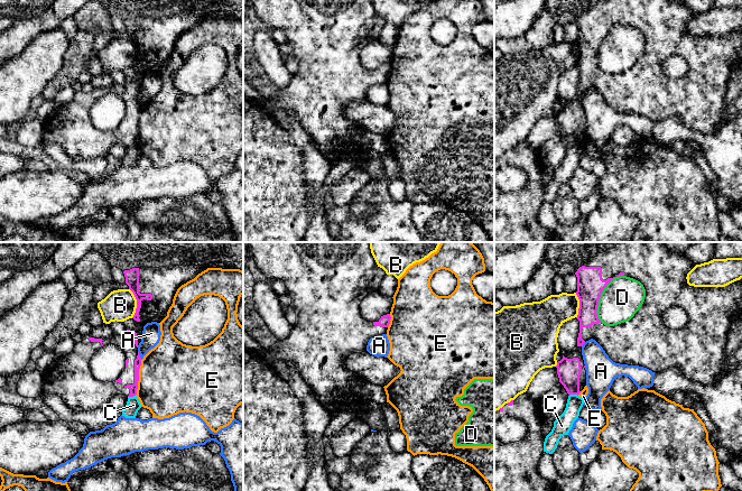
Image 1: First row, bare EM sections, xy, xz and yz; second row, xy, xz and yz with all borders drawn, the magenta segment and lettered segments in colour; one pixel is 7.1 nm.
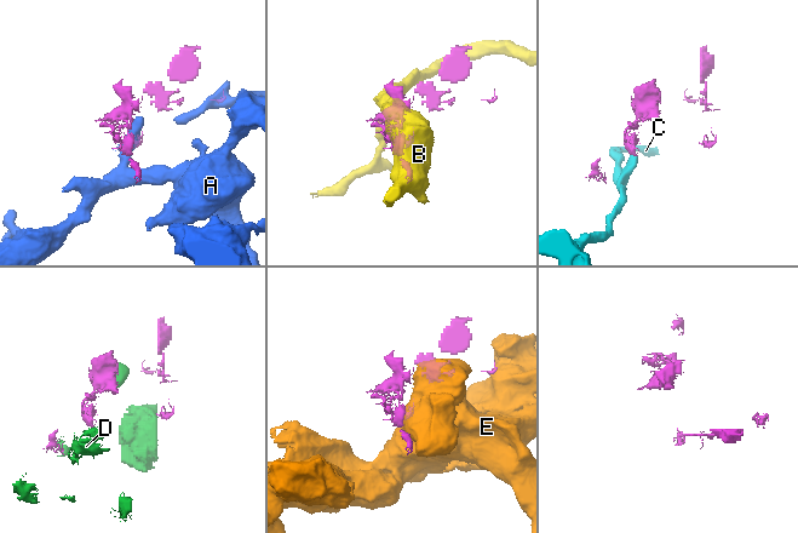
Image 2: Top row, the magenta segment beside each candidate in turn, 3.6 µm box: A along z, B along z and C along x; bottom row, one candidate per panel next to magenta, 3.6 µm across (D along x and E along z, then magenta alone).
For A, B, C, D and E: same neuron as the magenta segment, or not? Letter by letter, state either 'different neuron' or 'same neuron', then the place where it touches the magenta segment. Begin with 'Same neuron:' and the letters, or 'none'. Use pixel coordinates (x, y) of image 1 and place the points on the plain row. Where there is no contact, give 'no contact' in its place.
Same neuron: none
A: different neuron; contact xy (139, 104)
B: different neuron; contact xy (137, 52)
C: different neuron; contact yz (574, 142)
D: different neuron; contact yz (600, 45)
E: different neuron; contact xy (138, 127)

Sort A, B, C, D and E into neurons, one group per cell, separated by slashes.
A / B / C / D E

